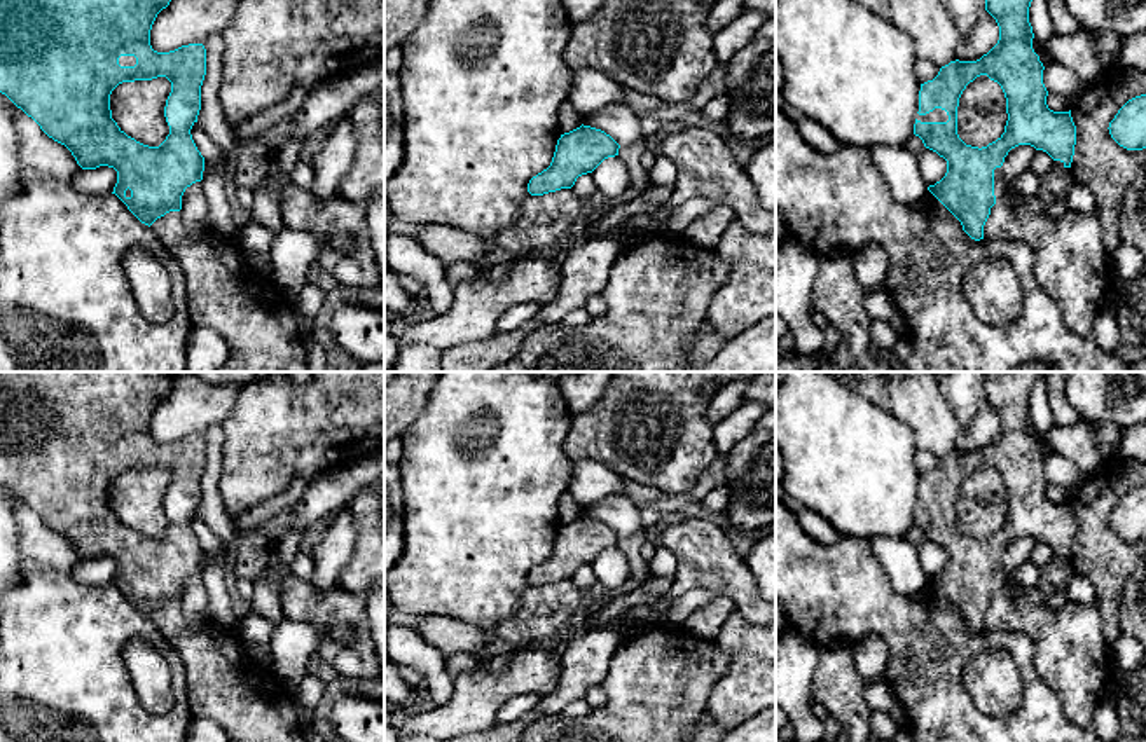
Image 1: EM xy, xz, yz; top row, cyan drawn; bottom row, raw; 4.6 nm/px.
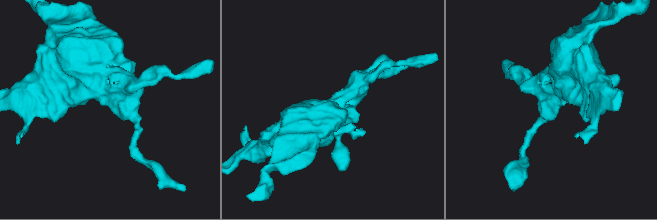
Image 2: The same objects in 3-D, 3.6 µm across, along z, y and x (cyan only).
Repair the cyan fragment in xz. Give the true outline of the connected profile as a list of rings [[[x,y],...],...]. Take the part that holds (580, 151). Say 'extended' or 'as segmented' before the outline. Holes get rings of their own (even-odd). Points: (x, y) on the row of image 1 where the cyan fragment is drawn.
extended; [[[583,124],[561,134],[550,166],[529,180],[529,196],[519,204],[515,222],[491,239],[491,250],[512,255],[508,276],[501,281],[461,281],[451,309],[411,325],[398,335],[400,346],[421,342],[445,351],[484,342],[510,307],[554,302],[563,278],[556,257],[597,222],[578,223],[590,213],[590,201],[578,199],[571,187],[578,176],[618,155],[618,148],[610,134]]]

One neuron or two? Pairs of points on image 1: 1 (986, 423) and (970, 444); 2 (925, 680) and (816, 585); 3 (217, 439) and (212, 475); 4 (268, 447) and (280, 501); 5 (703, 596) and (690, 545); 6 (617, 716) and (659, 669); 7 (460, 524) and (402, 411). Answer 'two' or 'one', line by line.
1: one
2: one
3: one
4: two
5: two
6: one
7: two

